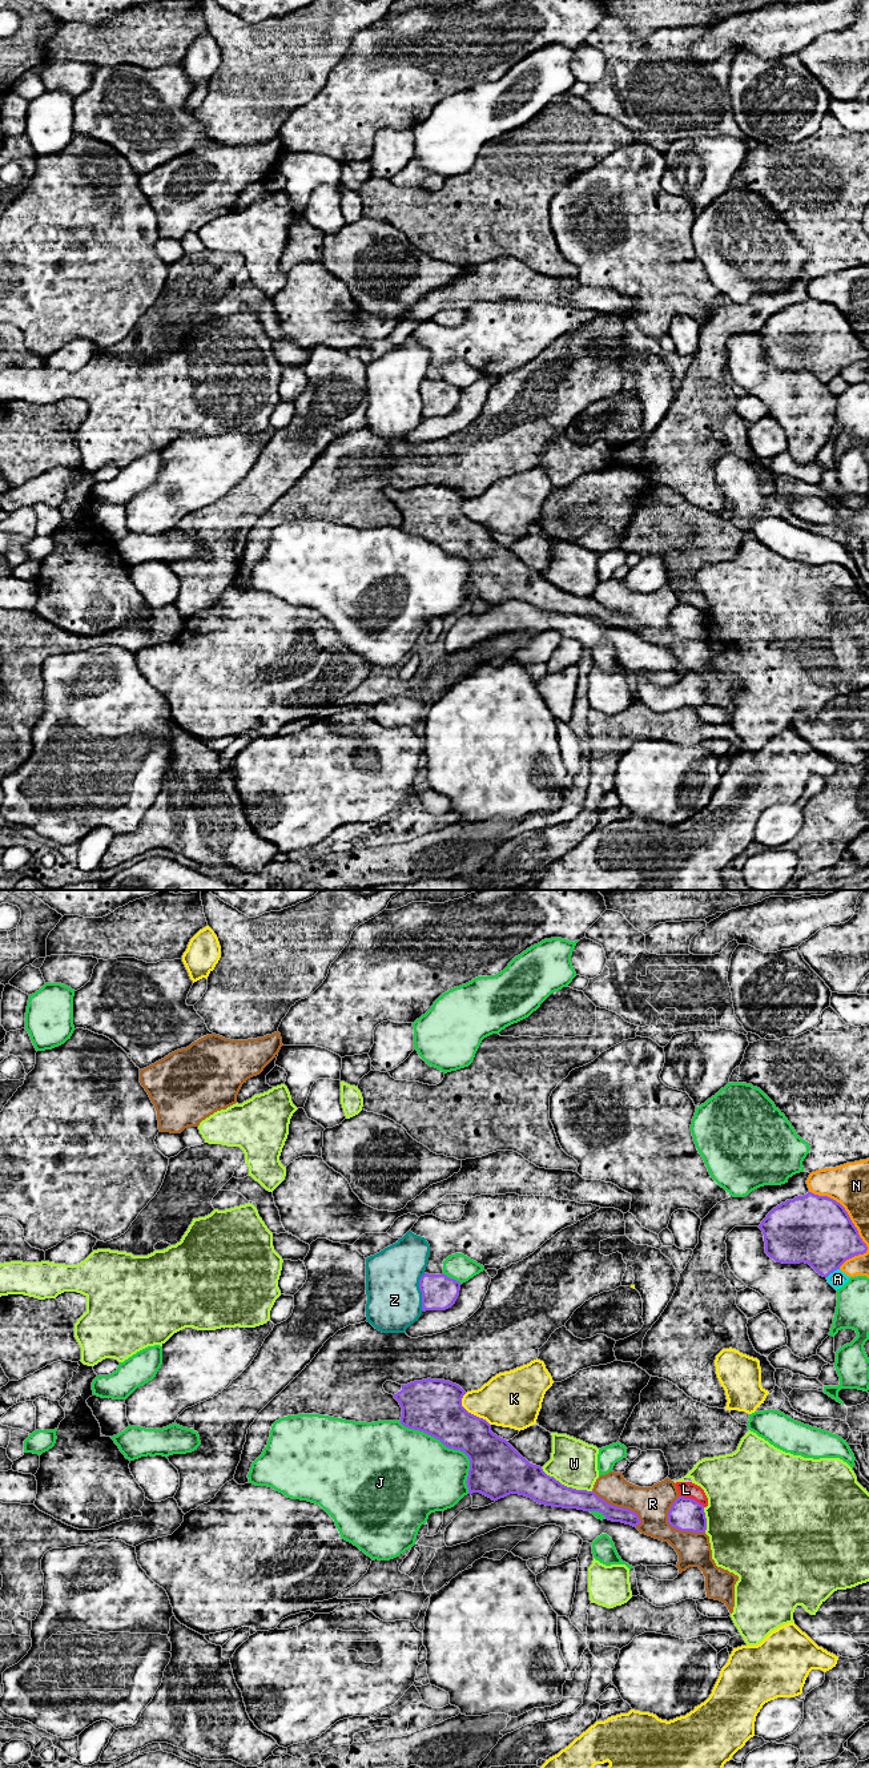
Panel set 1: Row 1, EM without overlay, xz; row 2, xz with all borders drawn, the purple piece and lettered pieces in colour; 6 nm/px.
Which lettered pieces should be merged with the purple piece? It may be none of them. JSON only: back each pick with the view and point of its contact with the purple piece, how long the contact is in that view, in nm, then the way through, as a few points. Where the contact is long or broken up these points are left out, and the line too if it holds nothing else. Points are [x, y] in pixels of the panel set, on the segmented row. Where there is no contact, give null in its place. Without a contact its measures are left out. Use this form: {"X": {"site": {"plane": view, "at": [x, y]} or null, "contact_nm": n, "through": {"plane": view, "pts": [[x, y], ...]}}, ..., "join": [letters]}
{"join": []}

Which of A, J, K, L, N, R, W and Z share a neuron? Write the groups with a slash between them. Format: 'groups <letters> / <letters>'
groups A / J / K / L / N / R / W / Z

